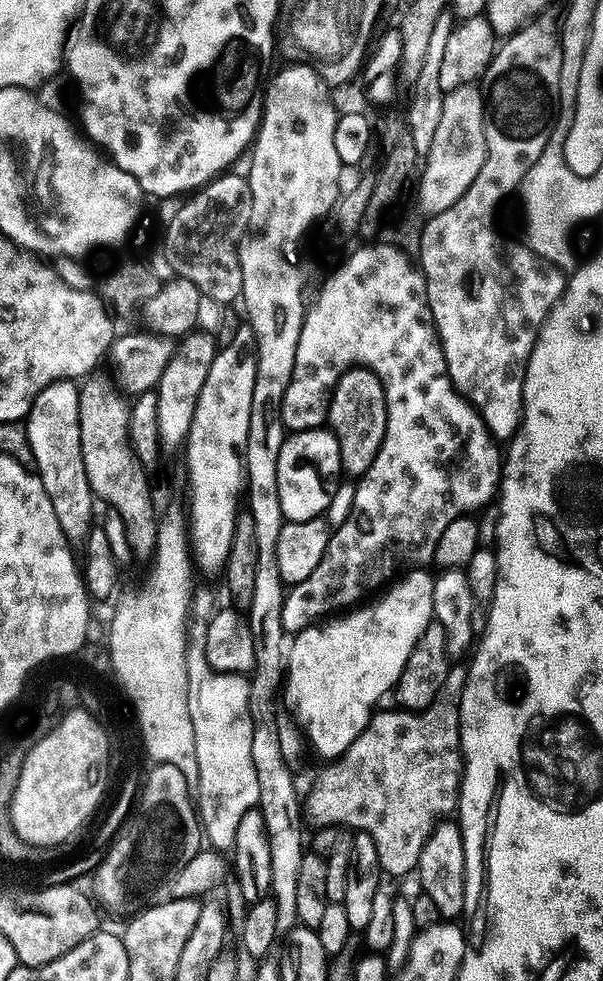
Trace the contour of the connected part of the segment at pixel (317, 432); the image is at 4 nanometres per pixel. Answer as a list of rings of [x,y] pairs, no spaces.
[[[321,426],[285,435],[282,450],[278,450],[278,502],[285,521],[306,522],[319,520],[325,515],[335,490],[342,483],[338,438],[327,427]]]

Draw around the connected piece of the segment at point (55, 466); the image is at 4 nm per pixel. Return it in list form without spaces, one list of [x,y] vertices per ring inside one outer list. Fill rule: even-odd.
[[[59,380],[46,386],[46,390],[33,398],[24,424],[30,438],[30,450],[34,450],[34,471],[46,490],[46,498],[50,498],[50,506],[54,506],[62,534],[66,534],[68,543],[73,546],[83,545],[94,527],[94,497],[86,478],[86,462],[82,462],[82,438],[78,422],[79,394],[80,389],[74,380]]]

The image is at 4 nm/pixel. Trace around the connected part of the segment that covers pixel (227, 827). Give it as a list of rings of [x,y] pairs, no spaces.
[[[196,634],[188,641],[188,653],[186,654],[186,669],[189,678],[189,710],[190,718],[194,724],[194,746],[197,747],[198,756],[198,788],[194,793],[195,799],[198,801],[199,818],[206,818],[200,822],[206,822],[206,827],[202,829],[202,836],[205,841],[208,840],[213,849],[231,850],[234,847],[234,834],[238,834],[238,822],[242,822],[242,814],[246,814],[246,810],[257,807],[260,802],[258,794],[258,774],[254,774],[254,758],[250,756],[250,742],[254,738],[254,730],[252,729],[252,715],[250,714],[250,690],[248,689],[248,680],[243,675],[235,672],[216,672],[210,666],[210,662],[206,658],[206,650],[204,649],[203,635]]]

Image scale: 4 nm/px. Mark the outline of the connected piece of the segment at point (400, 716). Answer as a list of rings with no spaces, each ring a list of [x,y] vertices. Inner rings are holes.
[[[449,671],[447,691],[431,708],[423,712],[395,710],[377,711],[366,730],[350,742],[342,755],[335,757],[316,776],[308,796],[303,797],[302,812],[309,825],[317,829],[343,826],[356,832],[365,832],[374,838],[378,846],[378,862],[389,877],[404,876],[417,871],[422,846],[436,827],[438,818],[448,818],[457,811],[460,803],[460,778],[462,757],[460,755],[460,705],[457,703],[462,684],[461,673]]]

